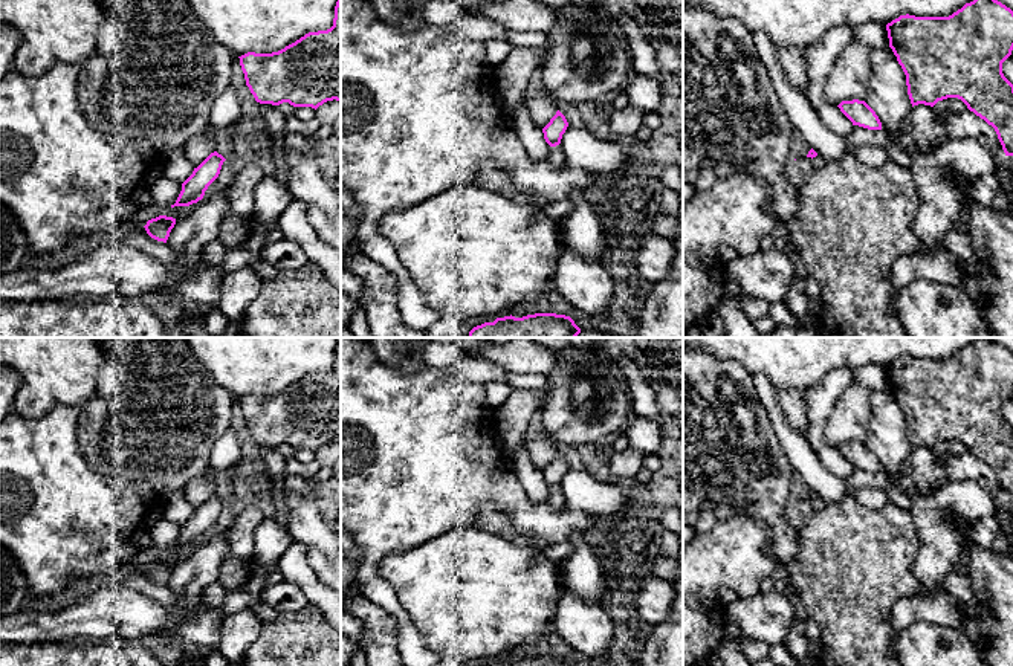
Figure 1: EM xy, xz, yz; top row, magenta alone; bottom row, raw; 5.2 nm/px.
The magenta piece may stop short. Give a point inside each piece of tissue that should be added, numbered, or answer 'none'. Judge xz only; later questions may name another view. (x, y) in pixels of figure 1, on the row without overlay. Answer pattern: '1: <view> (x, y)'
none

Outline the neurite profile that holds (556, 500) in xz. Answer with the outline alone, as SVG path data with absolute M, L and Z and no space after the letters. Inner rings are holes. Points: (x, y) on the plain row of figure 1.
M561 486L556 487L556 489L550 489L552 493L547 500L547 503L552 506L553 510L558 510L558 512L564 512L568 509L568 504L567 504L567 500L561 490Z

